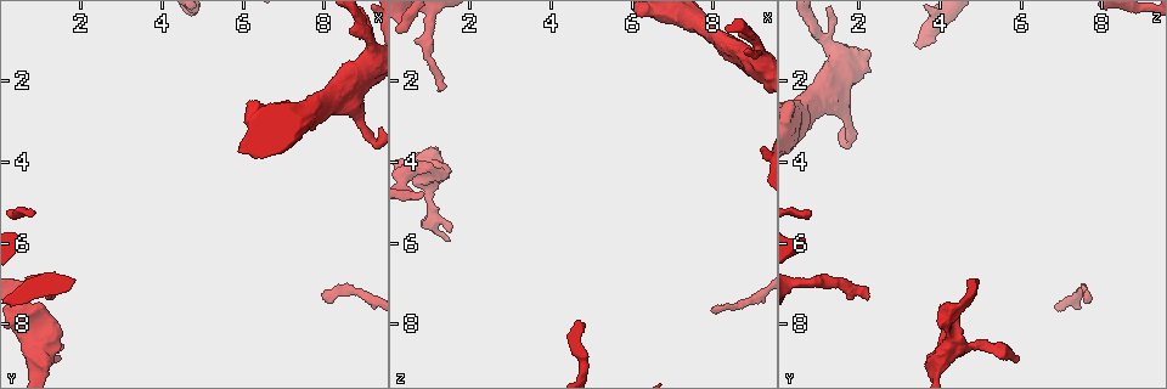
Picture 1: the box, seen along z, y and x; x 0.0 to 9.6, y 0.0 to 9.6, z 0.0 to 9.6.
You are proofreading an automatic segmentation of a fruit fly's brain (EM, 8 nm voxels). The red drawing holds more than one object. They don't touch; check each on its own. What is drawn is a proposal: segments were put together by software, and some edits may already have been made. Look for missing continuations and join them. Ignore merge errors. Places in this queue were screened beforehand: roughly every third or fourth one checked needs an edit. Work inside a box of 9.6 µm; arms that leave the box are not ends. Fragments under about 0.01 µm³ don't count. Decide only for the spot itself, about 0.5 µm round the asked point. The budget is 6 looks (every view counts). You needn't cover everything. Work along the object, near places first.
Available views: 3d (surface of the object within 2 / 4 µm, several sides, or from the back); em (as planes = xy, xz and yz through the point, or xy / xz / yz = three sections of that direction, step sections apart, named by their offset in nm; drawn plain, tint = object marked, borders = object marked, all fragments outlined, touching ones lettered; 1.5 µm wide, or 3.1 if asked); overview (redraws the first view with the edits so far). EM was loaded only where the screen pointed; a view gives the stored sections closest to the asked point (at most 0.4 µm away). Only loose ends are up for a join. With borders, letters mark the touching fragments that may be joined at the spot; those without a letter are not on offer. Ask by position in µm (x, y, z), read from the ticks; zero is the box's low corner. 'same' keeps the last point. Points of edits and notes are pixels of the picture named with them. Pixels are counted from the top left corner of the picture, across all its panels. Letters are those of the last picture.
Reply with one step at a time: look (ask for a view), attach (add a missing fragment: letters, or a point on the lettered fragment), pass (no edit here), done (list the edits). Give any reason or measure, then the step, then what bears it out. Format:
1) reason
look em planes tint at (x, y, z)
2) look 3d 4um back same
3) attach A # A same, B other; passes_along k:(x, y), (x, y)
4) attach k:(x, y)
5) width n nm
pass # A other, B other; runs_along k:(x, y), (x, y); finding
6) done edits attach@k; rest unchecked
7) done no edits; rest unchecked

branch stops here
look 3d 2um at (1.25, 7.40, 2.20)

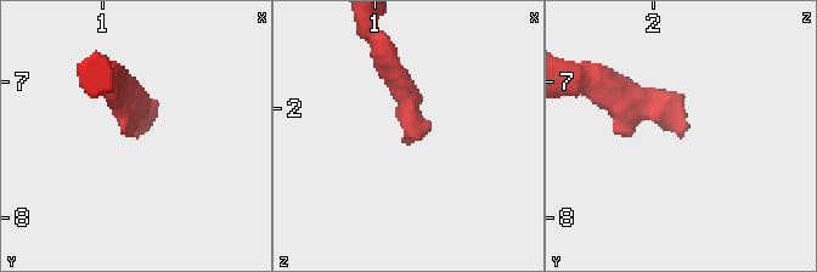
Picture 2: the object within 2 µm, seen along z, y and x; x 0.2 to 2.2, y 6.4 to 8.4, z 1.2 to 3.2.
look em planes borders at (1.28, 7.44, 2.18)

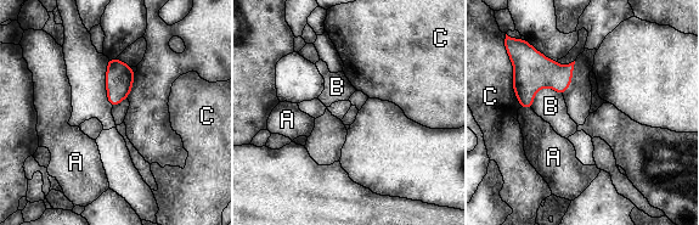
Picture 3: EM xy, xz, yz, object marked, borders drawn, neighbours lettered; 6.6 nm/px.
width 140 nm; longest_contact C 280 nm
pass # A other, B other, C other; none of them fits

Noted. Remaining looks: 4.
free end
look em planes plain at (1.45, 8.55, 5.75)

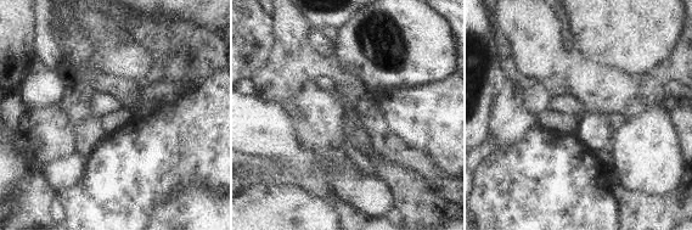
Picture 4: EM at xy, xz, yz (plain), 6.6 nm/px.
see the neighbours
look em planes borders same

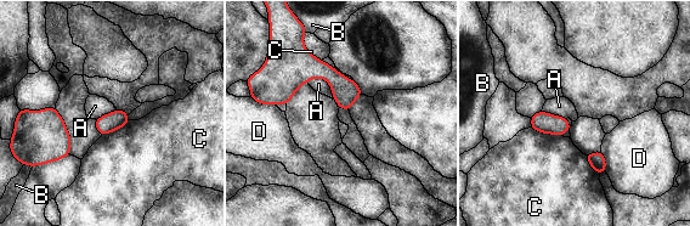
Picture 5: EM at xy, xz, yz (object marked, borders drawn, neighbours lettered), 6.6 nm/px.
longest_contact C 220 nm
pass # A other, B other, C other, D other; border 5:(307, 82), (322, 78), (334, 99); none of them fits

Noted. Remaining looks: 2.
end of a long branch
look em yz step 8 tint at (7.95, 7.30, 7.65)

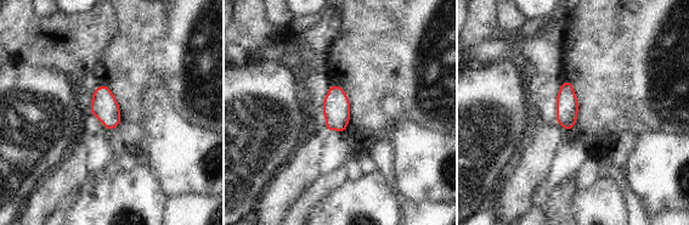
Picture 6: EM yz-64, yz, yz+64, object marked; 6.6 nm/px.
another direction
look em planes borders same

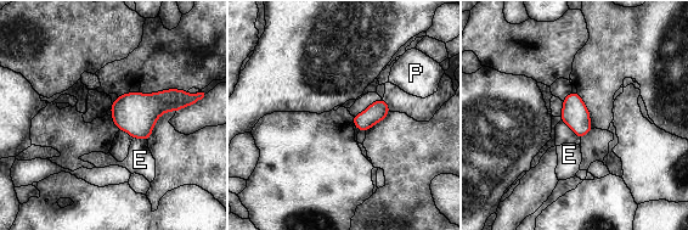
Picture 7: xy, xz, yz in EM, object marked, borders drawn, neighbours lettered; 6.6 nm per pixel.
longest_contact E 110 nm
pass # E other, P other; border 7:(133, 138), (147, 141); no lettered fragment goes on from it

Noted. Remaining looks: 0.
done no edits; rest unchecked

